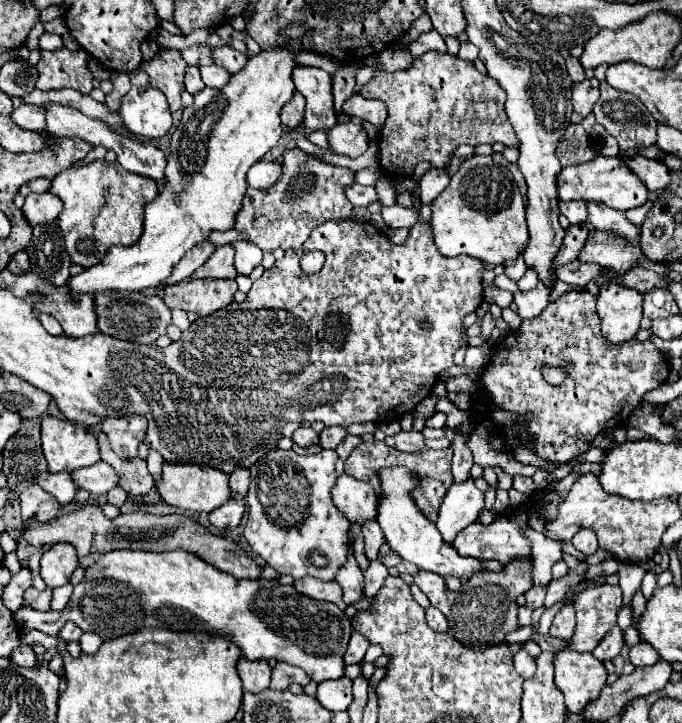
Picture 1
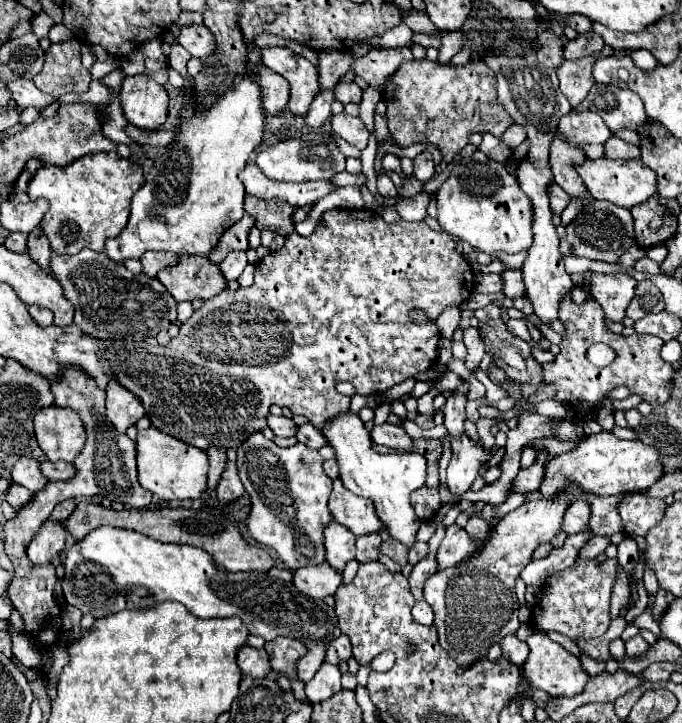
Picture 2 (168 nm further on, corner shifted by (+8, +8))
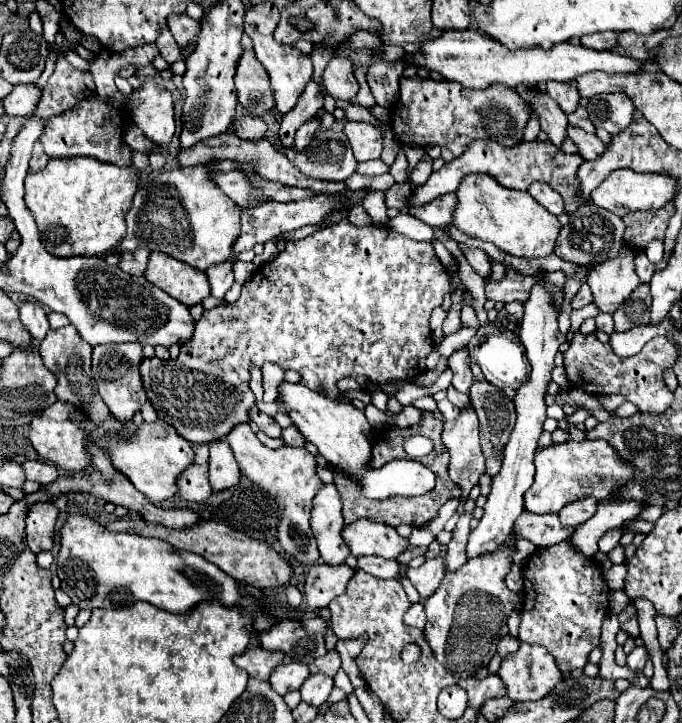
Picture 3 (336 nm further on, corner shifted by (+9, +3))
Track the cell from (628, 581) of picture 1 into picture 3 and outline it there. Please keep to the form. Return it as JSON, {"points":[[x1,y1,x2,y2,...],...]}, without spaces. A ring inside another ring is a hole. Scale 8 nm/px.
{"points":[[561,541,549,547,537,547,523,567,523,607,521,607,521,625,519,641,543,645,553,657,563,673,573,669,583,669,589,661,589,653,599,645,601,623,609,611,609,587,599,575,595,561,577,551,569,541]]}

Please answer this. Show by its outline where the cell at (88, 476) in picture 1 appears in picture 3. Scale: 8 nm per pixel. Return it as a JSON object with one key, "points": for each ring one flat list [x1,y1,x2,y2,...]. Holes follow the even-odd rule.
{"points":[[25,461,21,467,23,467,27,479,37,481,37,483,41,483,41,485,47,485,47,483,55,481,57,475,59,475,53,465,43,463,43,461]]}

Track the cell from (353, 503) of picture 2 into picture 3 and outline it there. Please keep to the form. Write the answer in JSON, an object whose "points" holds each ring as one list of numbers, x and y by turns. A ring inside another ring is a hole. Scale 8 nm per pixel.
{"points":[[357,521,343,529,343,539,355,557,375,555,383,559,397,559,407,551,407,539,399,537,393,527,373,521]]}

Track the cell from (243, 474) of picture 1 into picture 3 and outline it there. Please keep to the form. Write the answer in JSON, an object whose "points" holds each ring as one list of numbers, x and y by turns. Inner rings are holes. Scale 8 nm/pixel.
{"points":[[191,443,191,449,195,451,195,461,177,477,177,499,199,503,211,495,211,485,207,479,209,449,205,443]]}

